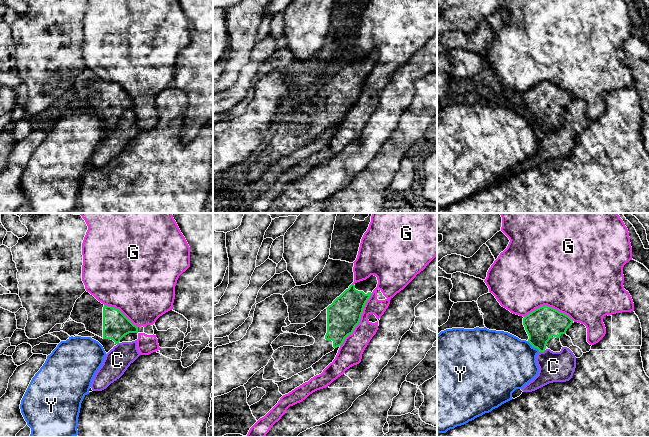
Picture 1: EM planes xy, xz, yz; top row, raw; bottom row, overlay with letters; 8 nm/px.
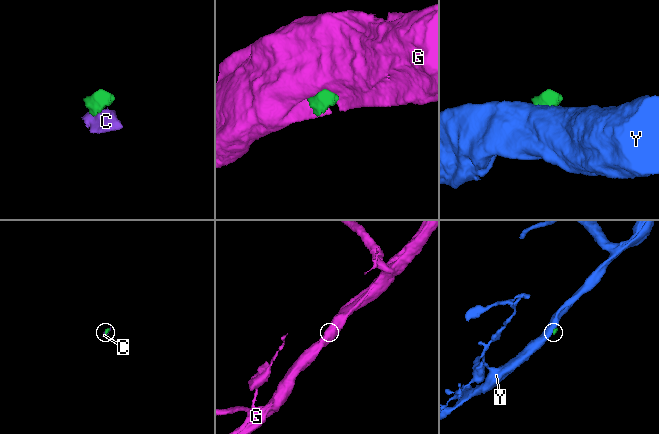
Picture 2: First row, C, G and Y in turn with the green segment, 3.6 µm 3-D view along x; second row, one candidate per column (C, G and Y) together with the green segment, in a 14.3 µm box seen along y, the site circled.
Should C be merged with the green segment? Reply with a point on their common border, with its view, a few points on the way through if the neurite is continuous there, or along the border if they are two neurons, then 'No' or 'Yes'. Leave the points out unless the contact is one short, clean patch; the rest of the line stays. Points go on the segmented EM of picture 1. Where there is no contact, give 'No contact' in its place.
Touches green at yz (542, 351). Boundary: yz (545, 350), (540, 352). No

